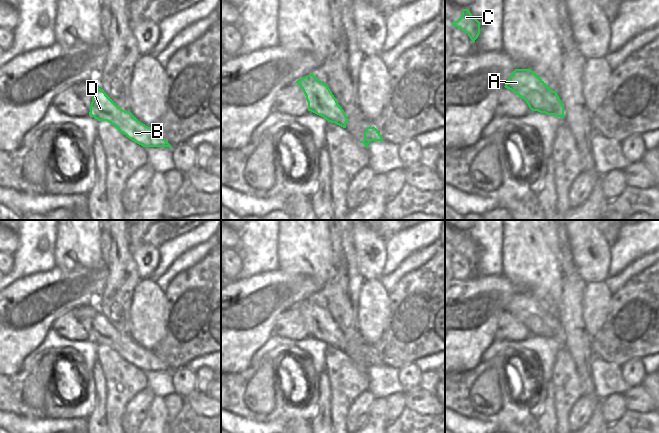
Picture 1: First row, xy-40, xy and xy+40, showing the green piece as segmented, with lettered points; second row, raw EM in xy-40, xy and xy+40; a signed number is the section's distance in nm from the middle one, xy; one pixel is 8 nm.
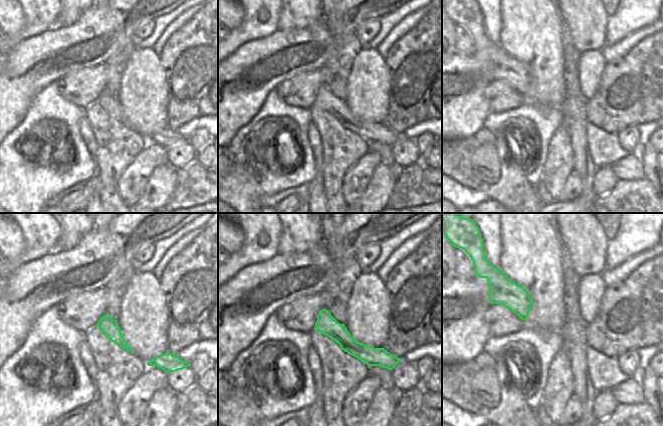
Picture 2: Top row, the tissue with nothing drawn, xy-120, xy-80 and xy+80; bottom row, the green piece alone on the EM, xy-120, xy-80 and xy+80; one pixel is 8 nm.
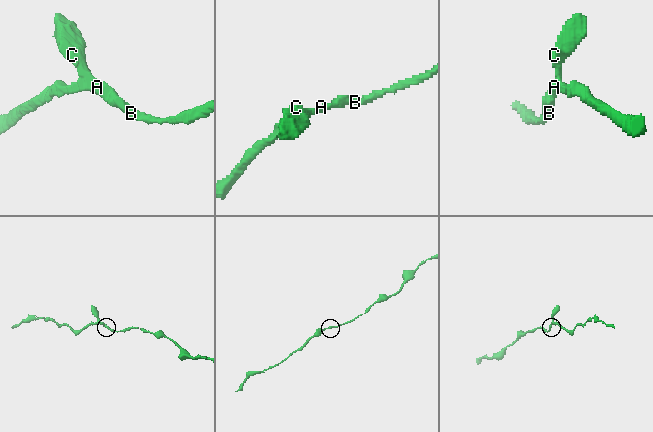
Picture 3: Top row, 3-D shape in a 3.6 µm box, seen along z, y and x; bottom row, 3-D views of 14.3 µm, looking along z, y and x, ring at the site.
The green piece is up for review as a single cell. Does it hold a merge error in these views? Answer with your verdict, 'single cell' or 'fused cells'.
single cell

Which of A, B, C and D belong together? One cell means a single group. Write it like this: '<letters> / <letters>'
A B C D

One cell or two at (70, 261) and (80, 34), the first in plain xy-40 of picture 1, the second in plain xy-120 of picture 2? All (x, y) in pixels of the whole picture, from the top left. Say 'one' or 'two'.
two

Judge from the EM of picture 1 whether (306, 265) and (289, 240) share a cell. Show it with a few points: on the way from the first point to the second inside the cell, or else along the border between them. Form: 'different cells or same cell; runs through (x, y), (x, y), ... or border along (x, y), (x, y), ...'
same cell; runs through (303, 259), (303, 254), (295, 246)

